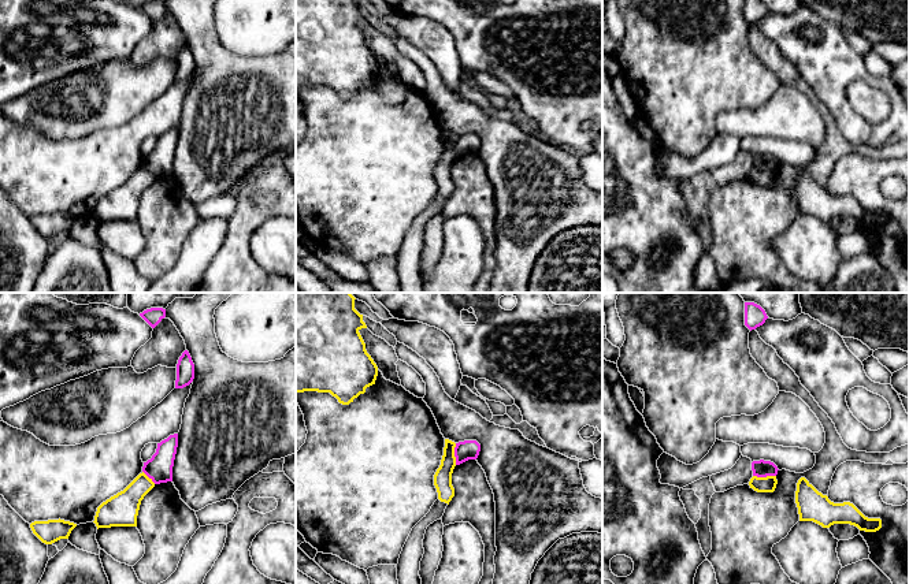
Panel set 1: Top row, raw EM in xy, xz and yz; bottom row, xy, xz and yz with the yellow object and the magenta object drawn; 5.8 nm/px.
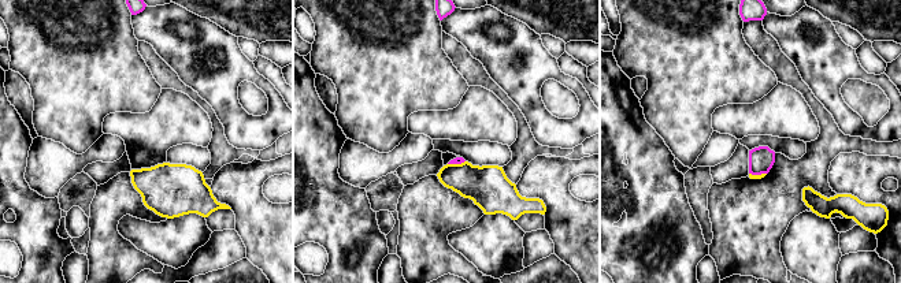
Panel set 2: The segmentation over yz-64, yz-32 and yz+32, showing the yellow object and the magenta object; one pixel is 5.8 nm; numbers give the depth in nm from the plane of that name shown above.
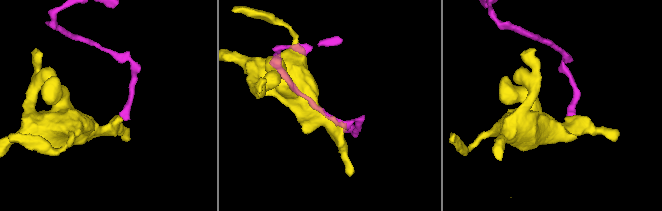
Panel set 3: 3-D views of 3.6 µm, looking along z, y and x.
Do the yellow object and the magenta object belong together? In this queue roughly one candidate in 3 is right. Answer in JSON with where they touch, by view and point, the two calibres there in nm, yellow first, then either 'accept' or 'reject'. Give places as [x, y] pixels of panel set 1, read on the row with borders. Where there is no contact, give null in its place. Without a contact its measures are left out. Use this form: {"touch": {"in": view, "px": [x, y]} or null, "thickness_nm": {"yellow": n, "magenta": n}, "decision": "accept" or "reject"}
{"touch": {"in": "yz", "px": [764, 478]}, "thickness_nm": {"yellow": 100, "magenta": 100}, "decision": "reject"}

